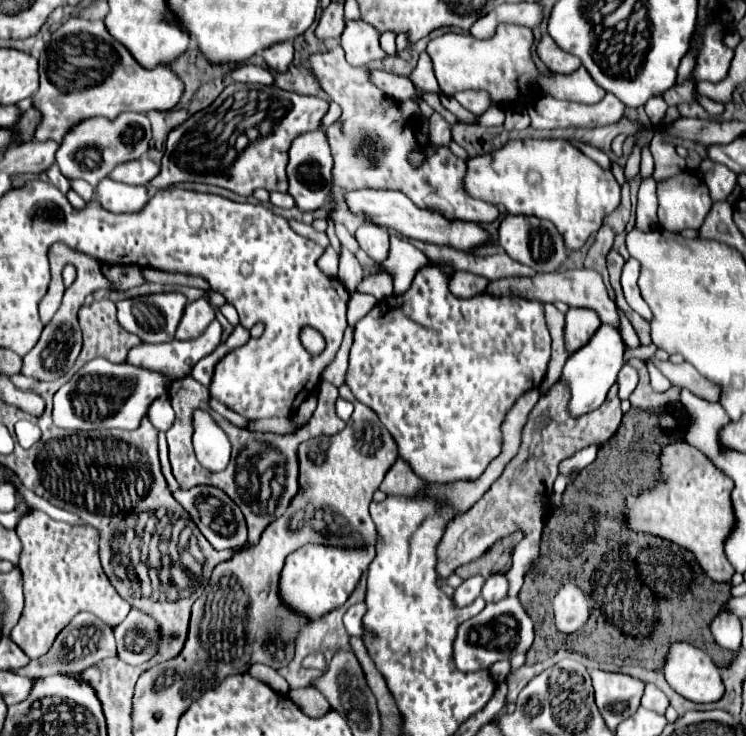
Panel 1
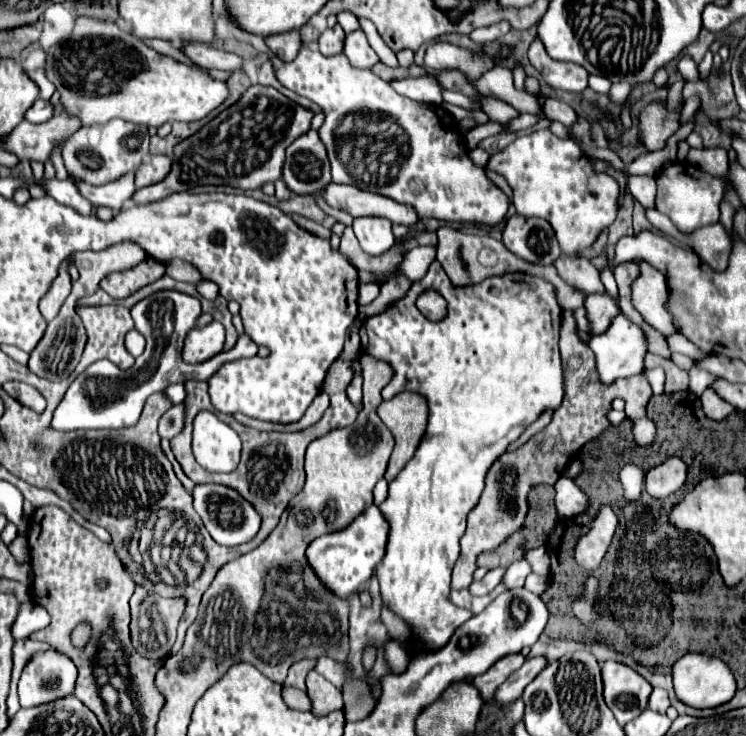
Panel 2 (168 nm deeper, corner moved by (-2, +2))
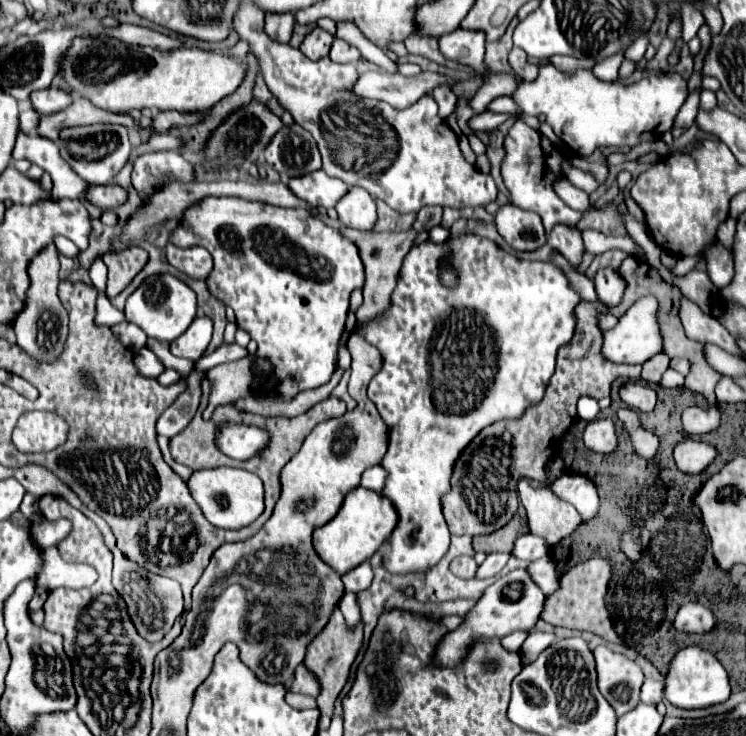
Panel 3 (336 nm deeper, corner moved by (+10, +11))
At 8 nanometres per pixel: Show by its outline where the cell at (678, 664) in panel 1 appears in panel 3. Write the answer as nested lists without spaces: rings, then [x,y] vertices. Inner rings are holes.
[[[688,646],[672,658],[668,674],[666,674],[666,700],[668,702],[672,702],[678,708],[706,708],[706,706],[728,700],[728,696],[730,696],[728,674],[712,652],[702,650],[698,646]]]

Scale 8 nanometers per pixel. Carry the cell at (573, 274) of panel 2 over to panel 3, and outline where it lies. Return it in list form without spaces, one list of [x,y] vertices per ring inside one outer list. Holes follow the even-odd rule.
[[[560,224],[560,228],[554,228],[548,234],[548,246],[558,250],[574,268],[580,266],[584,248],[582,248],[582,236],[576,228],[562,228]]]

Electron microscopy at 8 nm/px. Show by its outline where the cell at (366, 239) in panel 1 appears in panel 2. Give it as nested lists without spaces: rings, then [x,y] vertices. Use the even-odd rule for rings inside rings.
[[[358,217],[354,219],[352,229],[360,241],[360,247],[370,253],[380,255],[396,243],[392,235],[392,223],[384,217]]]

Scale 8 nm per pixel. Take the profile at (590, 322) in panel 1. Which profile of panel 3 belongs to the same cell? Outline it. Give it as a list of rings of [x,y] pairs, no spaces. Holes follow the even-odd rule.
[[[614,268],[598,270],[594,278],[594,286],[596,286],[598,302],[604,304],[606,308],[614,308],[624,294],[624,280],[618,276]]]

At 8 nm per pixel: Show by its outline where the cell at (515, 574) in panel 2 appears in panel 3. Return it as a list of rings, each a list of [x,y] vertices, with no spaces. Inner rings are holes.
[[[524,534],[520,536],[516,542],[514,542],[514,550],[512,550],[512,556],[518,558],[518,560],[528,560],[528,562],[534,562],[538,558],[542,558],[548,550],[548,544],[542,536],[536,536],[536,534]]]

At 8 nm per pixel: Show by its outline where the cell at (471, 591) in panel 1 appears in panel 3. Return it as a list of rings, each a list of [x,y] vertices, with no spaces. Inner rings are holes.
[[[490,554],[480,566],[478,566],[478,572],[476,572],[476,578],[490,578],[490,576],[496,576],[504,564],[508,562],[510,554]]]

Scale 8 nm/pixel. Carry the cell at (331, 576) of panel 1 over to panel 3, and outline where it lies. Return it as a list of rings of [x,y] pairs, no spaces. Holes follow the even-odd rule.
[[[358,486],[356,490],[348,492],[338,514],[328,524],[312,532],[312,544],[316,554],[342,576],[366,562],[388,540],[392,526],[396,526],[396,510],[386,500],[386,496]]]

